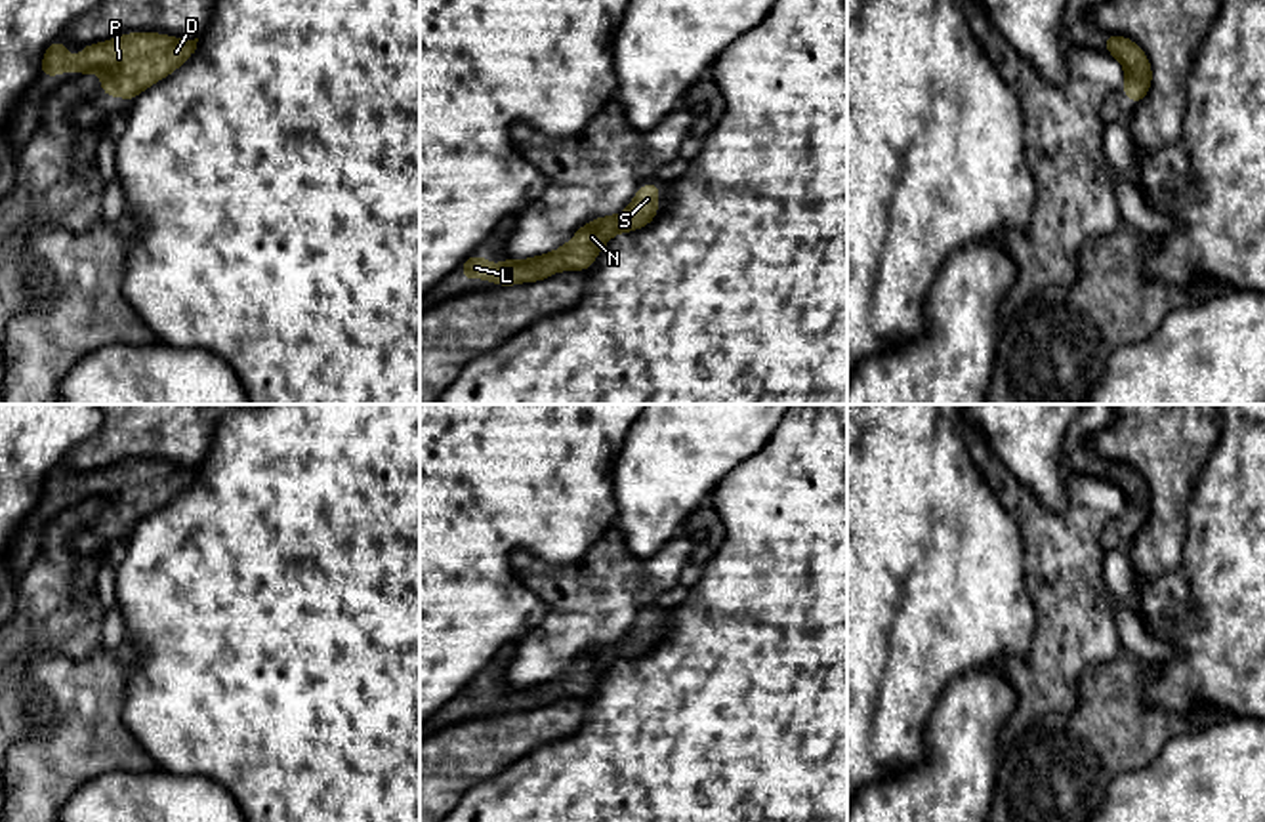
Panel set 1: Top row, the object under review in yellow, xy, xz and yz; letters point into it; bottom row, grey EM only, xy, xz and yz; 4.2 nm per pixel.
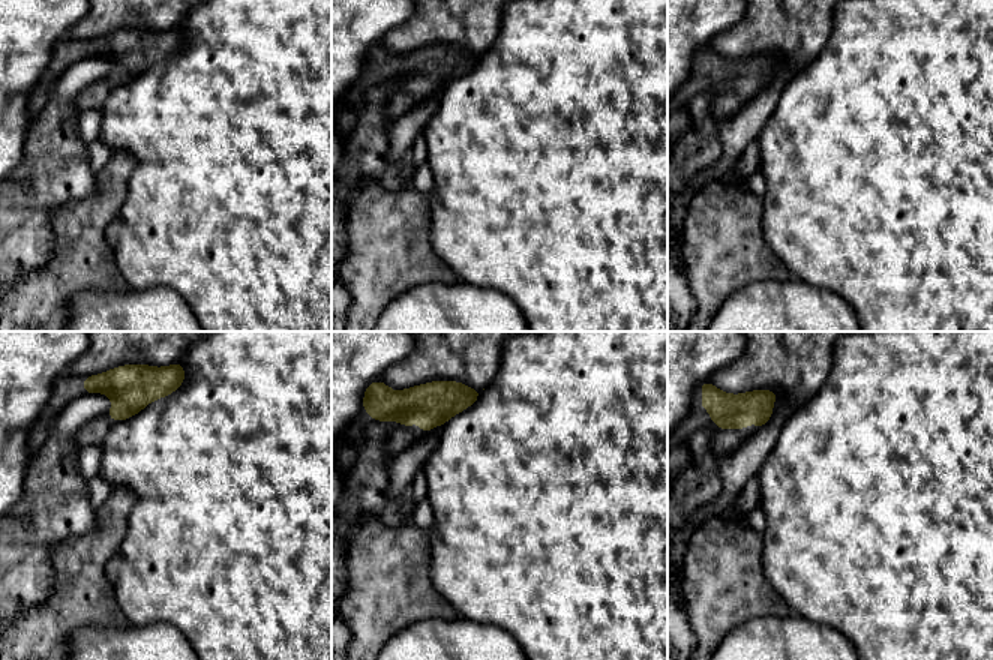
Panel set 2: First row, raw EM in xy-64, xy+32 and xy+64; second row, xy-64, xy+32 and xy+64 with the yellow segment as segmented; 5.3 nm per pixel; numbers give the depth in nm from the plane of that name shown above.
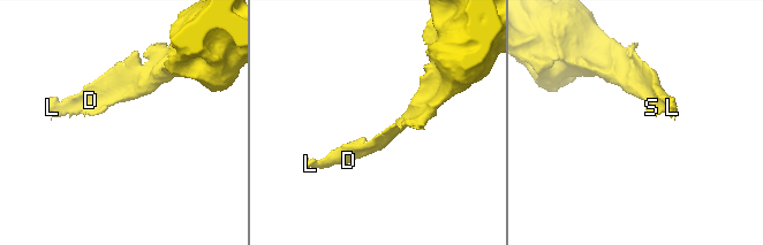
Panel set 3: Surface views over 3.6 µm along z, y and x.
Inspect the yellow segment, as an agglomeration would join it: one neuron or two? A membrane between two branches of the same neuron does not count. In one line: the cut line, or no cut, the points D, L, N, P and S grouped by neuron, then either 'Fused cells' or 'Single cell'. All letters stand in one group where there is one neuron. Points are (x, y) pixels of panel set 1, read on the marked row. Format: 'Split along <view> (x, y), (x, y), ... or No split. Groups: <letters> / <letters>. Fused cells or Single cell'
No split. Groups: D L N P S. Single cell

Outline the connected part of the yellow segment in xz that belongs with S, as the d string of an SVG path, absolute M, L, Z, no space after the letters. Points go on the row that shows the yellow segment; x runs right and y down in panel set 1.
M651 181L637 189L628 208L616 216L595 217L582 225L561 248L529 259L506 257L496 267L485 256L462 259L462 282L487 278L498 286L519 286L523 280L540 282L557 271L588 271L603 246L616 233L632 233L647 227L656 214L660 183Z

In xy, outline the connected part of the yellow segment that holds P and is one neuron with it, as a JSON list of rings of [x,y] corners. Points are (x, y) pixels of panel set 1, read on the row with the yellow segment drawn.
[[[128,32],[99,44],[80,48],[80,57],[71,59],[63,38],[52,42],[38,76],[57,78],[61,72],[78,71],[78,78],[99,72],[105,80],[97,86],[107,97],[134,101],[143,90],[172,74],[197,50],[195,40],[181,40],[160,32]]]

